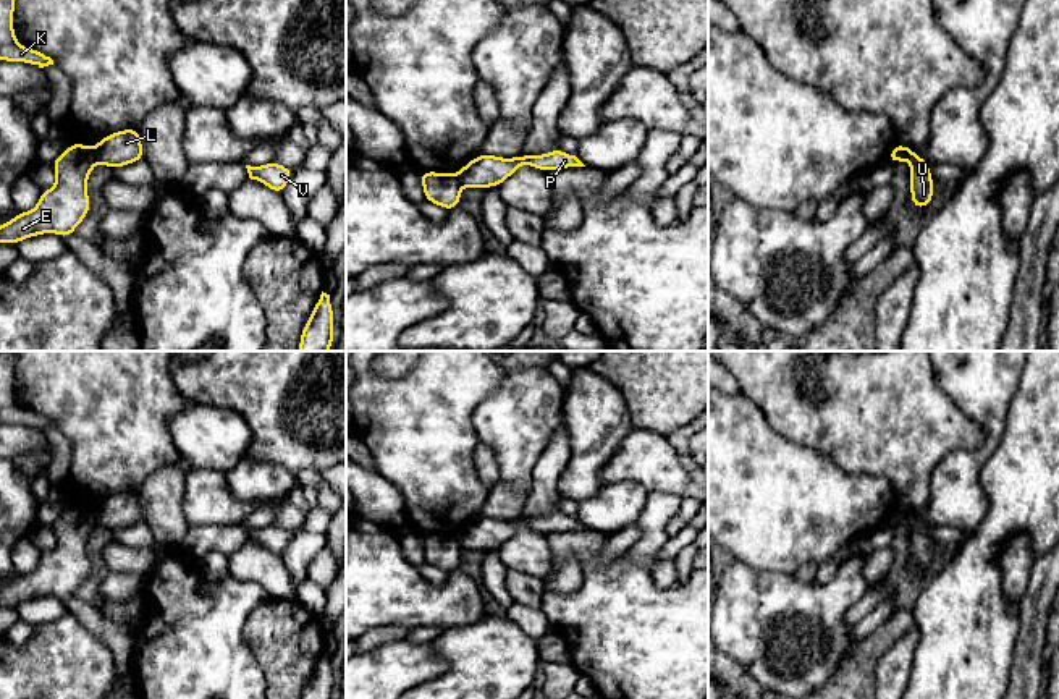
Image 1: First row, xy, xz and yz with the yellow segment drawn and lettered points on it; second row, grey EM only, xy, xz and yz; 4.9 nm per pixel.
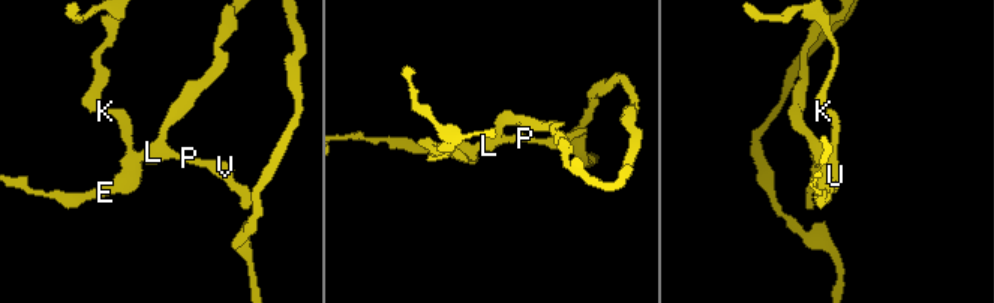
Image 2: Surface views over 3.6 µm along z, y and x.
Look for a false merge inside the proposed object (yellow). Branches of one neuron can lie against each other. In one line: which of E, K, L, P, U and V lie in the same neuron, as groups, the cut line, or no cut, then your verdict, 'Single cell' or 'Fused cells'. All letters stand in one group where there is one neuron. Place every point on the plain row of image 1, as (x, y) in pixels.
Groups: E K U / L P V. Split along xy (92, 512), (97, 523). Fused cells

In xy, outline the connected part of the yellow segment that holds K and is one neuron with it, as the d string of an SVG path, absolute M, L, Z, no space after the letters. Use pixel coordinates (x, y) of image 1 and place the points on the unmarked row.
M0 351L0 422L32 426L39 430L53 427L53 422L45 416L16 405L13 392L15 364L15 353Z

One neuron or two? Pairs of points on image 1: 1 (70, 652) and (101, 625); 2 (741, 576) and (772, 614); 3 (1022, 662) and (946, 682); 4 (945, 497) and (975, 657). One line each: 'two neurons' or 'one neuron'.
1: two neurons
2: one neuron
3: two neurons
4: two neurons

